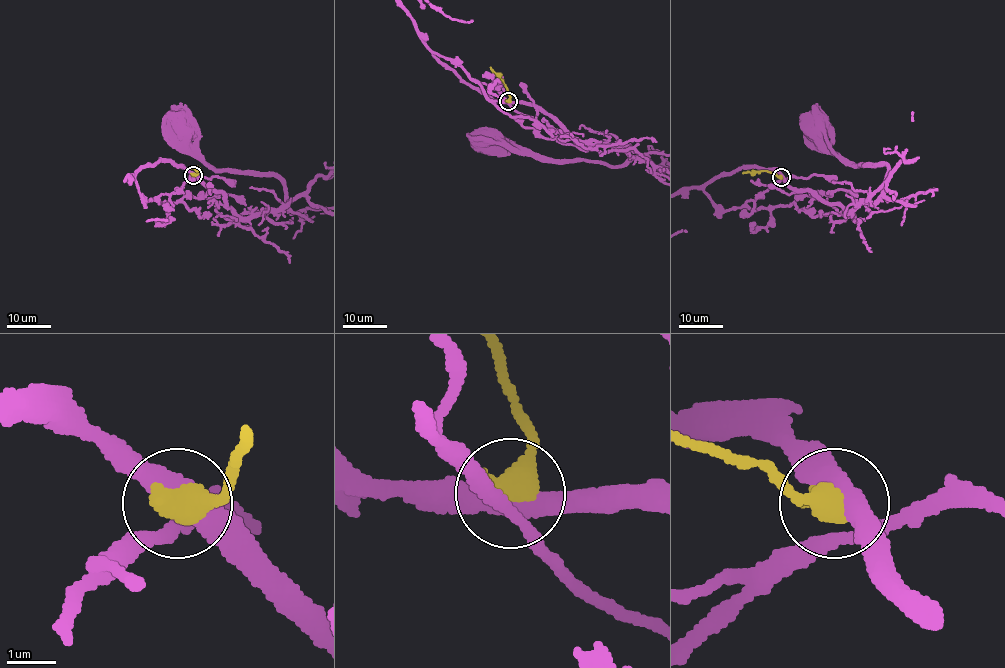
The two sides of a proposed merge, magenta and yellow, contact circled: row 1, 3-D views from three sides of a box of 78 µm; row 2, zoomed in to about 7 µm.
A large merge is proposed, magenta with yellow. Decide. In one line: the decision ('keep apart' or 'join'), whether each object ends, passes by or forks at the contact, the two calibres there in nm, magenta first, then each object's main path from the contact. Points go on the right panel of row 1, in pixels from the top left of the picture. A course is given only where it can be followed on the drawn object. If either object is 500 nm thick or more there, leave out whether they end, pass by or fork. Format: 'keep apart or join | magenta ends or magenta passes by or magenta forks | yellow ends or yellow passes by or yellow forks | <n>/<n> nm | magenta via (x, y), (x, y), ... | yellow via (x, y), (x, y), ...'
keep apart | 380/600 nm | magenta via (781, 176), (847, 212), (882, 192), (887, 166), (852, 165), (813, 126) | yellow via (781, 176), (765, 171), (743, 173)

